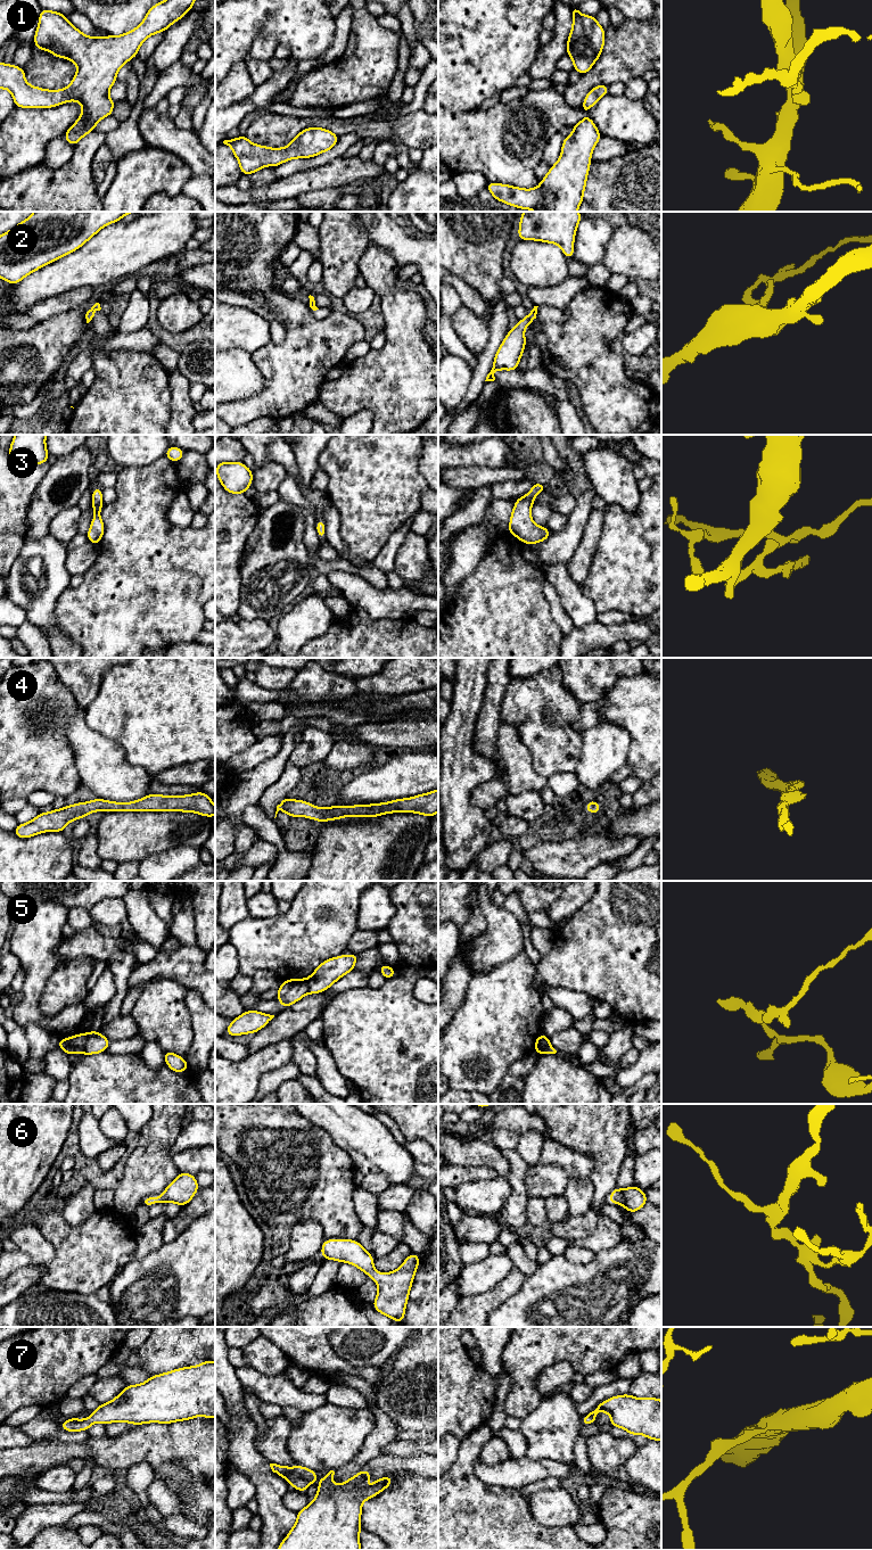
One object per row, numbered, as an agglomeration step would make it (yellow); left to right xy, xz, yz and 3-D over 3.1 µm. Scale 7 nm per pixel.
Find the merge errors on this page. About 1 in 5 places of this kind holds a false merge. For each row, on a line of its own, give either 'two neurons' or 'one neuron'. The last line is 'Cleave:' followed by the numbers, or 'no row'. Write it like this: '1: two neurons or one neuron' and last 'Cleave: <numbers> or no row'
1: one neuron
2: one neuron
3: one neuron
4: one neuron
5: two neurons
6: one neuron
7: one neuron
Cleave: 5

